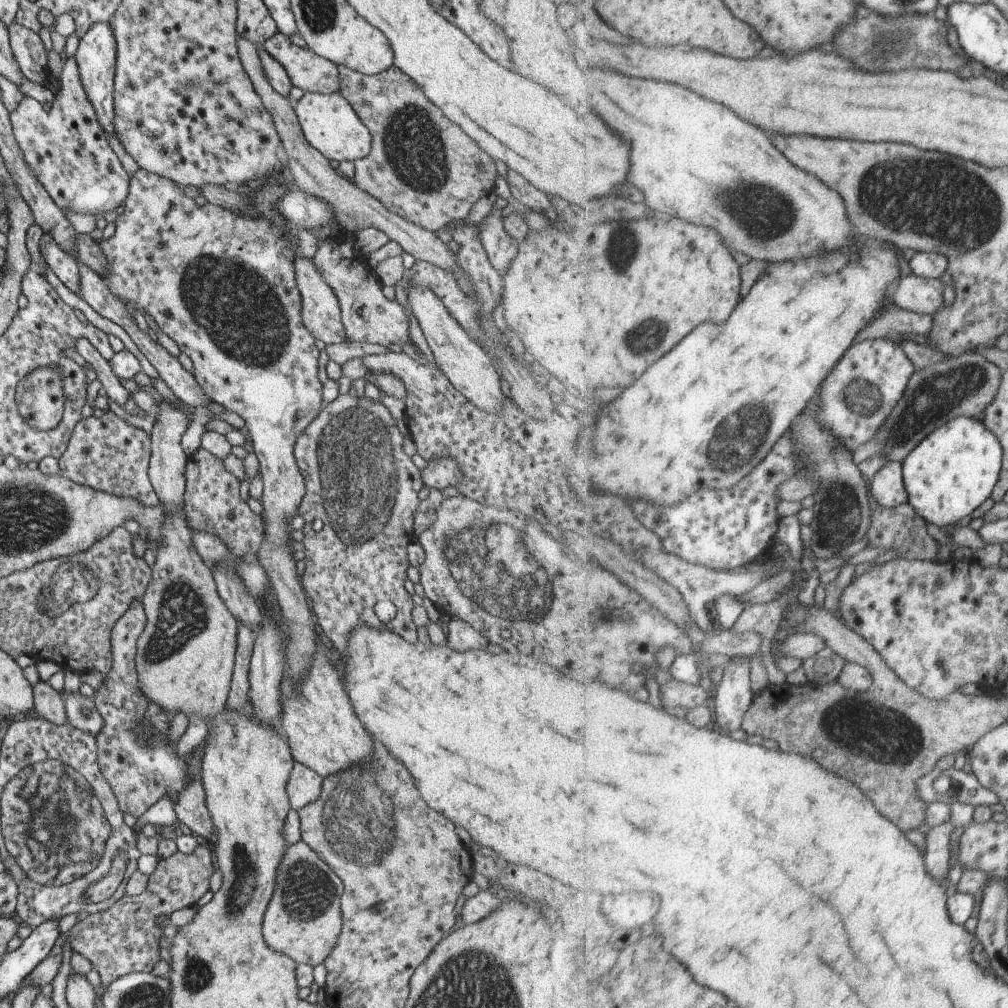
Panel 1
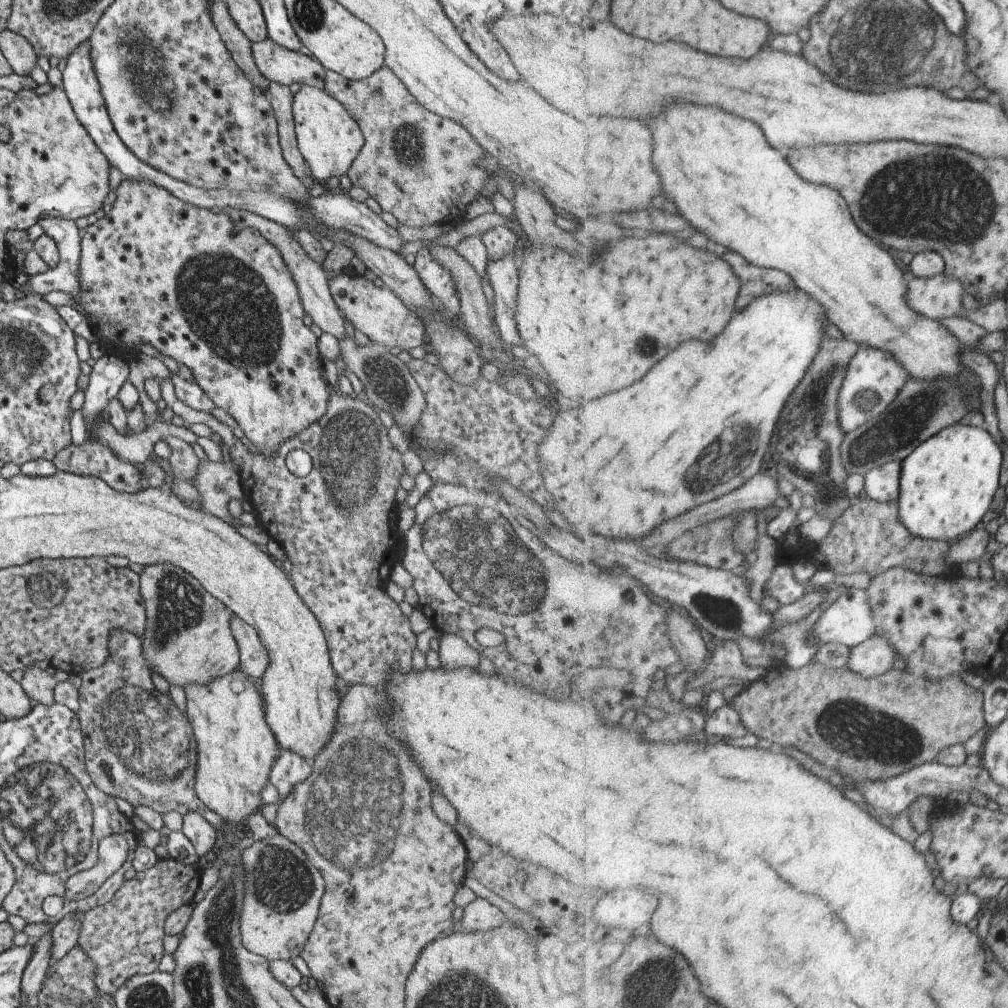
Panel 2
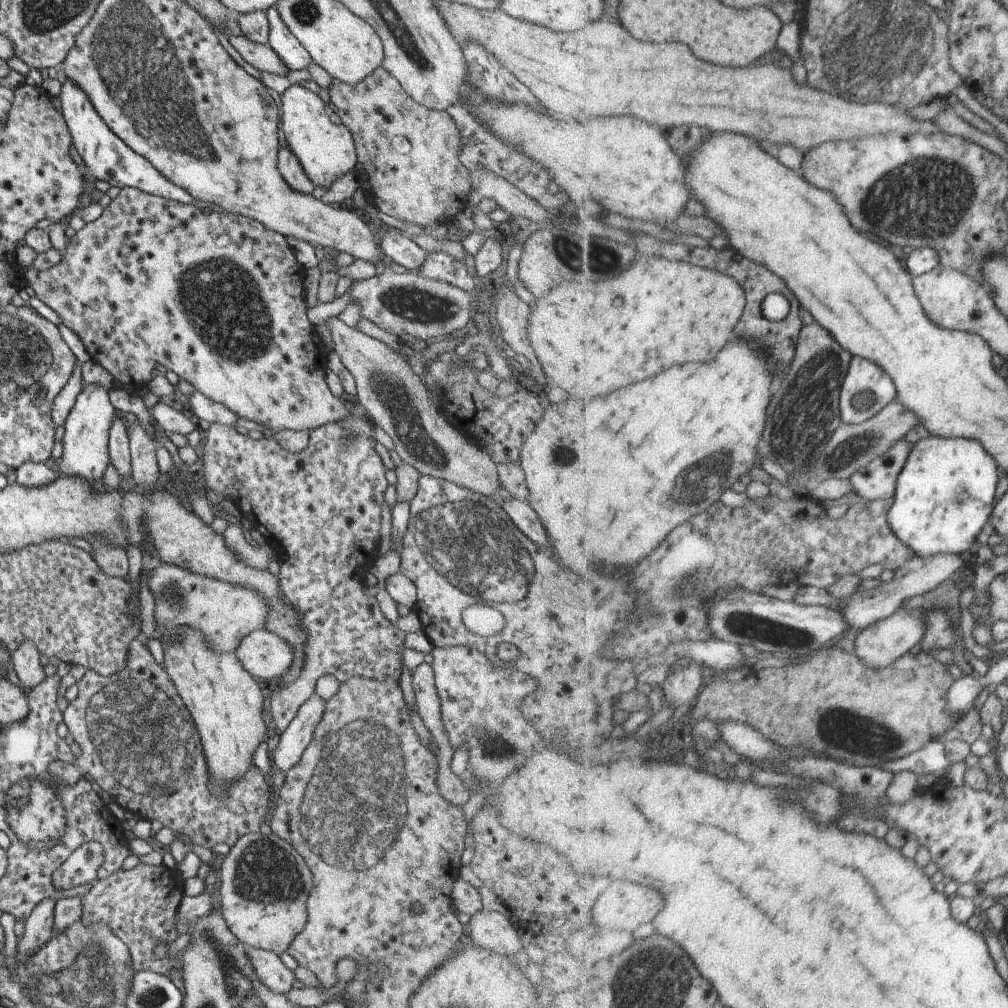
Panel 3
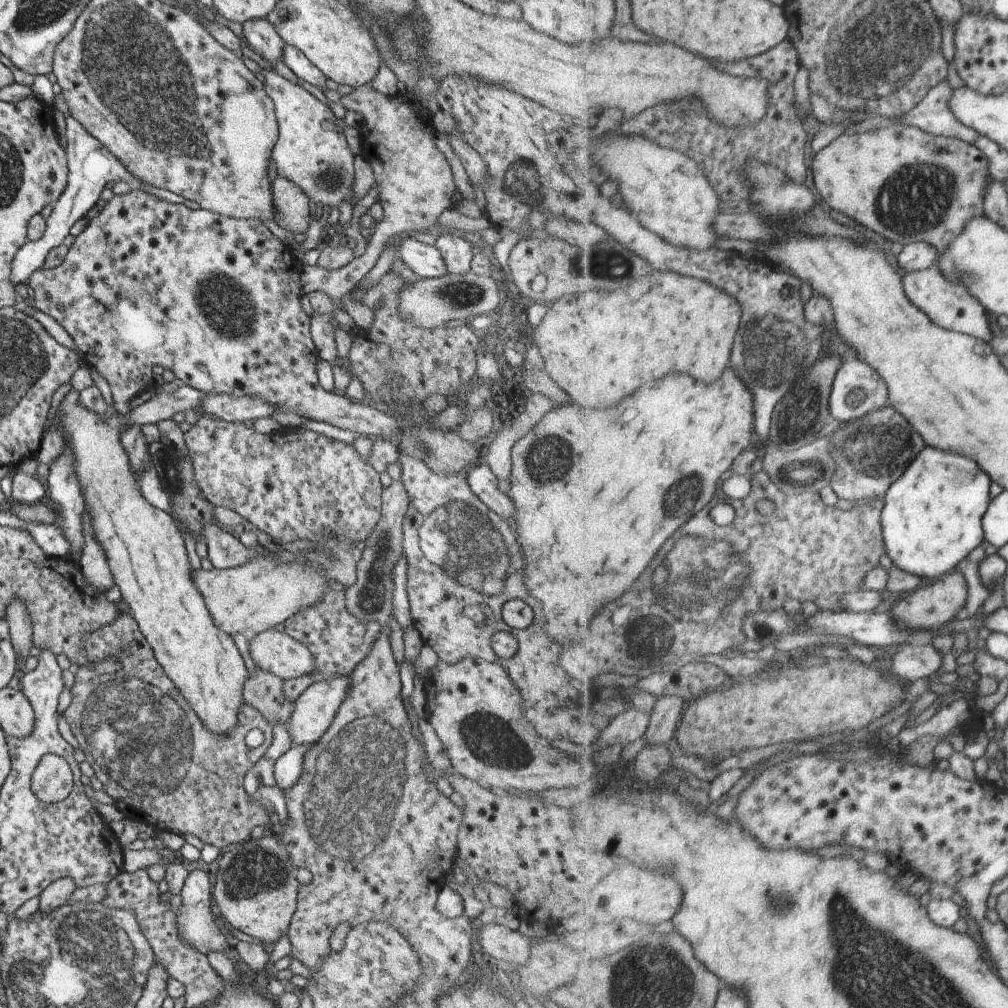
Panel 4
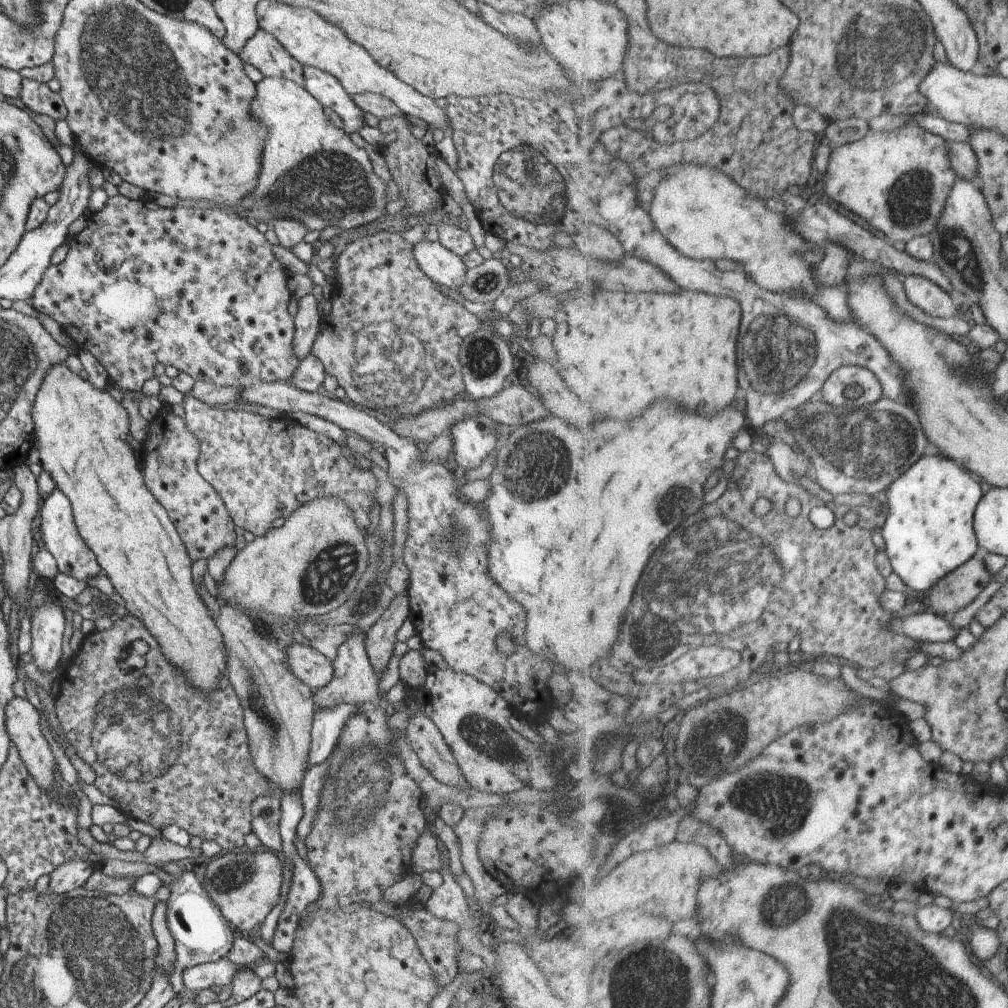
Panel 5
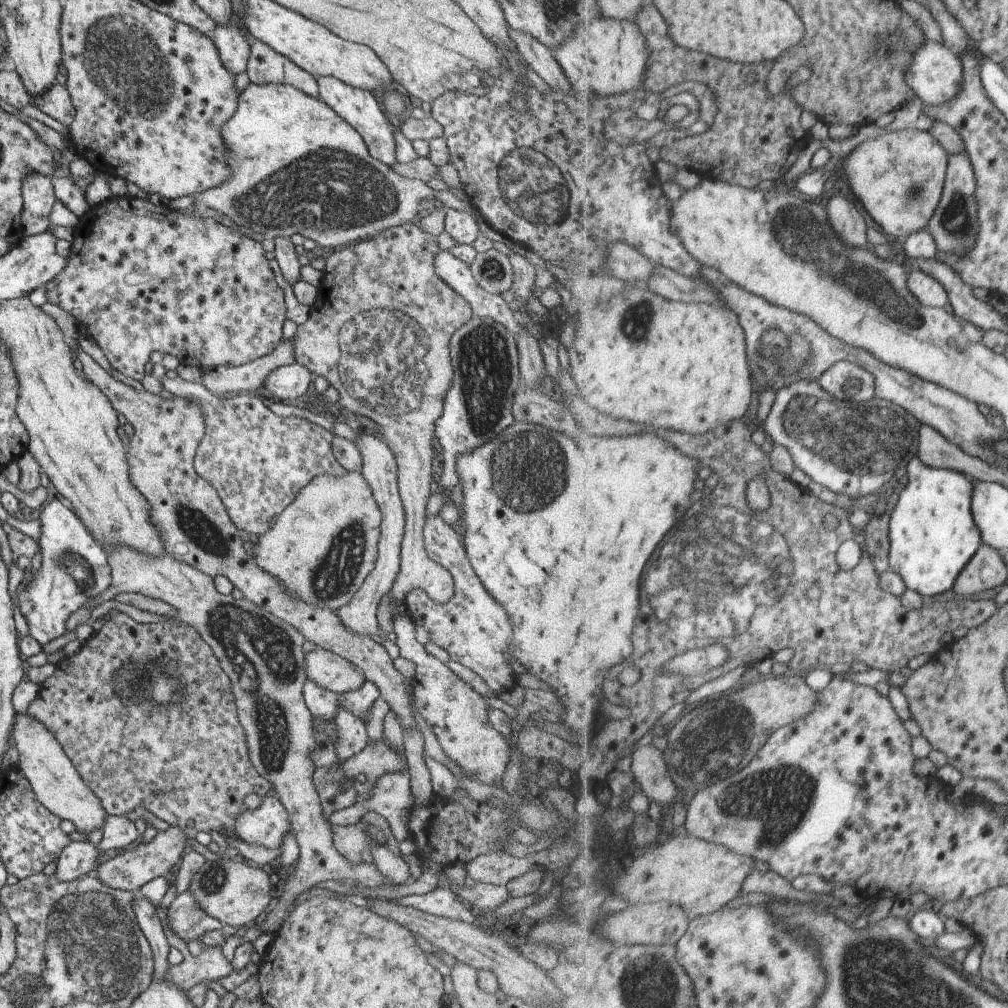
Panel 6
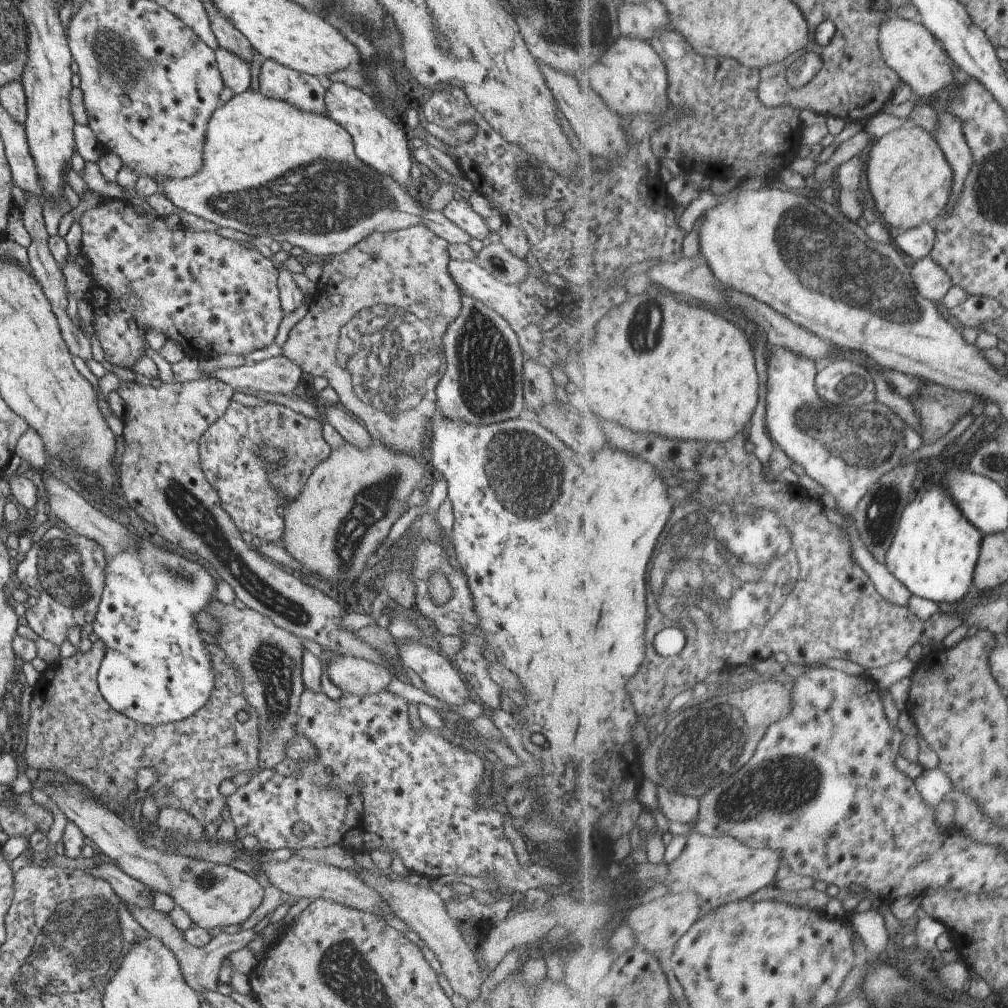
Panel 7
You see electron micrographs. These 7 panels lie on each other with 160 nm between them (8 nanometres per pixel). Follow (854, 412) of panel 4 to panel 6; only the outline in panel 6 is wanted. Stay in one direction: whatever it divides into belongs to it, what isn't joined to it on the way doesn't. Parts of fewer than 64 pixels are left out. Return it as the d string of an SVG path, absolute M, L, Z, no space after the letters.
M841 361L829 368L819 383L835 401L856 400L863 403L878 397L876 380L877 377L861 365L853 361Z

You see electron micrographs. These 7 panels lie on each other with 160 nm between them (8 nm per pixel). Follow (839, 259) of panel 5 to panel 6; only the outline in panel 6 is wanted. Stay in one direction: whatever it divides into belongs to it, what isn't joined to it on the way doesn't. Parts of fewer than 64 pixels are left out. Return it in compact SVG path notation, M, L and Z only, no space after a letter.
M839 194L832 200L829 200L826 208L829 215L829 222L832 230L838 235L838 238L849 244L849 246L867 246L867 220L859 212L859 208L853 202L847 202L843 195Z

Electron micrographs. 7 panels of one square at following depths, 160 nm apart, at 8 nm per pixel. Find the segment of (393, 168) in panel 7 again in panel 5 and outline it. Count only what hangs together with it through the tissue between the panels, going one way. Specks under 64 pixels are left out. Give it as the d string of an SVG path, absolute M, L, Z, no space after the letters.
M301 65L303 88L319 102L321 106L331 108L342 122L342 131L347 135L357 132L365 125L360 108L350 100L336 78L315 67Z

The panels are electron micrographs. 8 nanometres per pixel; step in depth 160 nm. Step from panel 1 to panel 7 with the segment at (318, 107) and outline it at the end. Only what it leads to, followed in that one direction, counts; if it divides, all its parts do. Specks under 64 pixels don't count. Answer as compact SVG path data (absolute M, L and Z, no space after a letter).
M249 88L234 95L222 106L217 107L209 117L206 124L204 145L202 146L201 170L196 175L187 178L155 182L157 182L159 192L162 192L173 203L173 206L176 206L179 210L184 210L189 214L193 214L193 216L199 216L199 218L203 218L207 222L213 222L219 228L233 228L233 230L244 232L251 237L261 238L265 243L271 240L280 242L286 240L289 244L296 245L297 248L303 248L305 252L309 253L309 256L337 256L337 254L345 252L350 246L357 244L371 233L388 233L411 225L426 226L435 236L442 238L448 244L467 243L470 239L466 232L449 222L441 211L433 211L422 204L417 206L406 189L403 189L393 177L381 174L362 160L359 160L354 153L352 136L340 124L331 120L326 113L302 111L288 102L278 98L267 98L258 90Z

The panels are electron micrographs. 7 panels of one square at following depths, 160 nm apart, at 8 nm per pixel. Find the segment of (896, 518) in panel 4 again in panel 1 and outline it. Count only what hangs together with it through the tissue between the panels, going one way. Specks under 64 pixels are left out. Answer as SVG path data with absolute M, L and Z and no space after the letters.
M964 413L937 428L929 434L915 451L908 454L902 463L904 469L904 484L909 494L909 504L926 523L935 524L942 530L957 525L959 520L971 516L987 498L991 498L1000 483L1003 468L1004 448L1001 442L983 421L976 420L971 413Z

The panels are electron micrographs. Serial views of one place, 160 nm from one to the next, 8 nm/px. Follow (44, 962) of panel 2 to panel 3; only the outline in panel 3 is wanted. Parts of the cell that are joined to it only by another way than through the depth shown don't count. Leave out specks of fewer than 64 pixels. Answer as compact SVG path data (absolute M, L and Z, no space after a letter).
M43 899L26 918L14 956L19 963L25 963L52 937L54 903L51 899Z

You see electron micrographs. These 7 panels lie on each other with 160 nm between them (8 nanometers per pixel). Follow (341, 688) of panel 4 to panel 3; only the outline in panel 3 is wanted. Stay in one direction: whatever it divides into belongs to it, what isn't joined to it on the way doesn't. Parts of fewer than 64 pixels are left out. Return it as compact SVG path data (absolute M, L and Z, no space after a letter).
M313 693L297 709L296 715L284 728L277 745L270 753L269 762L275 771L285 774L302 757L315 725L320 721L325 701Z

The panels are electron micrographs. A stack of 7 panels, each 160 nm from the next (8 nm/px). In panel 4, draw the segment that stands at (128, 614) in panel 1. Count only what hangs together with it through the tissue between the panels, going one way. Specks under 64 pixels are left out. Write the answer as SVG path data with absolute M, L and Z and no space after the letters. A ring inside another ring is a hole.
M119 612L119 616L112 623L109 622L105 627L91 631L88 636L86 636L84 649L86 650L86 659L90 663L117 657L118 661L121 663L121 668L111 674L93 673L92 667L79 668L75 674L75 682L71 688L72 700L62 716L69 725L73 736L76 738L77 744L79 744L79 748L81 749L80 752L85 753L86 761L92 766L96 775L95 780L100 780L101 785L99 789L105 792L105 796L109 796L109 800L112 800L112 804L116 807L117 812L122 813L129 821L140 822L151 826L155 832L168 831L171 829L182 835L193 834L193 836L196 836L205 845L213 845L218 849L245 841L249 838L249 832L251 832L255 826L270 826L270 821L273 819L270 818L272 817L272 813L267 809L268 807L262 803L264 800L259 798L258 800L248 801L243 784L245 773L261 758L261 755L265 752L265 749L269 746L272 739L272 726L262 718L257 709L243 703L238 712L236 728L227 736L212 735L201 724L199 717L193 712L193 709L189 708L189 705L186 704L181 693L174 687L174 684L168 679L168 676L164 674L163 669L155 660L151 647L140 633L137 623L133 618L124 613ZM251 728L253 728L253 730L259 730L259 732L263 734L263 742L256 748L247 747L243 741L245 740L245 733ZM45 753L29 778L29 789L37 800L56 803L66 799L72 788L70 766L57 754Z

